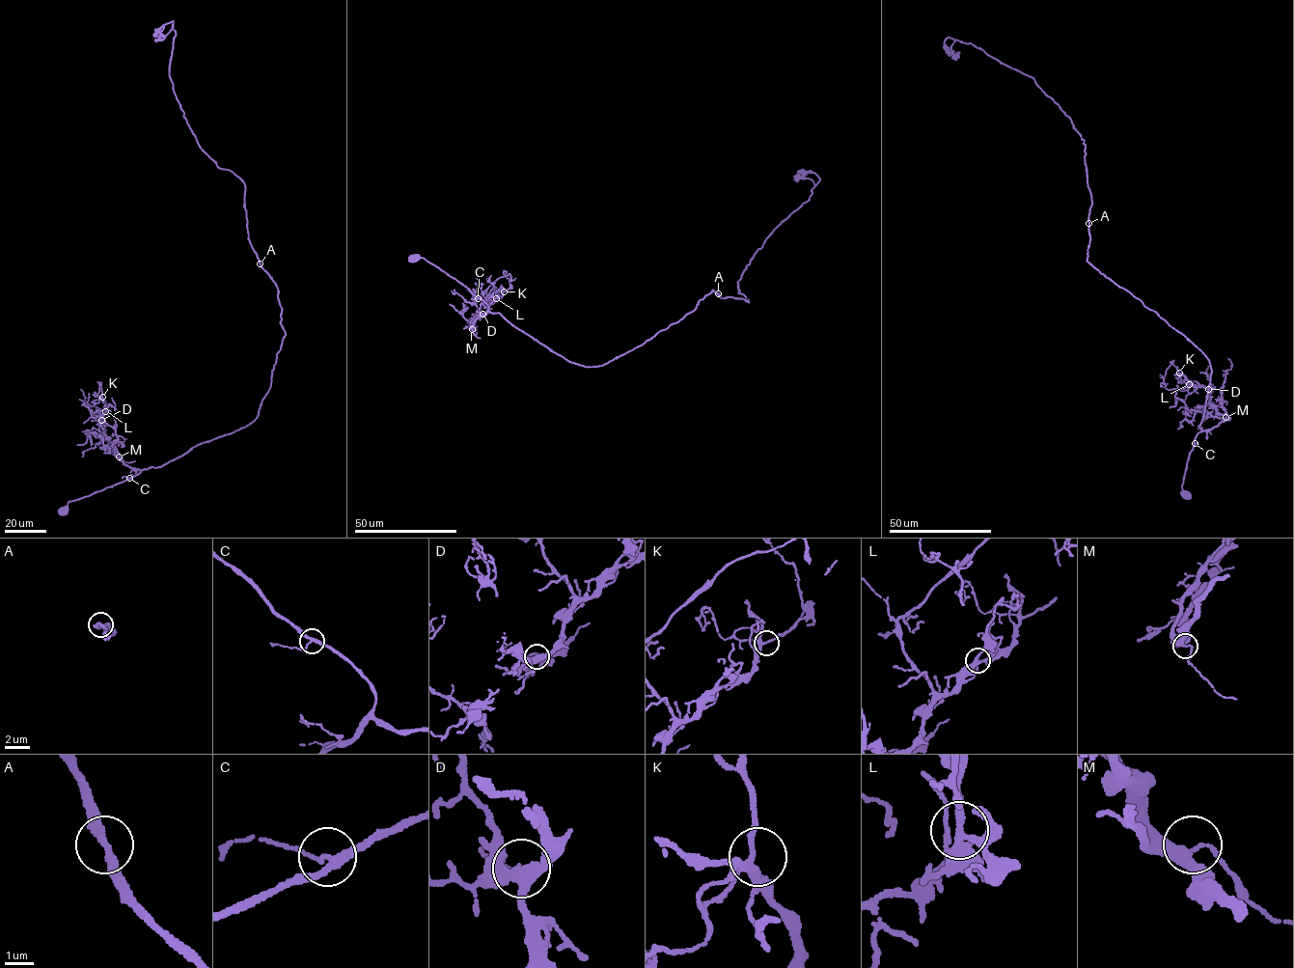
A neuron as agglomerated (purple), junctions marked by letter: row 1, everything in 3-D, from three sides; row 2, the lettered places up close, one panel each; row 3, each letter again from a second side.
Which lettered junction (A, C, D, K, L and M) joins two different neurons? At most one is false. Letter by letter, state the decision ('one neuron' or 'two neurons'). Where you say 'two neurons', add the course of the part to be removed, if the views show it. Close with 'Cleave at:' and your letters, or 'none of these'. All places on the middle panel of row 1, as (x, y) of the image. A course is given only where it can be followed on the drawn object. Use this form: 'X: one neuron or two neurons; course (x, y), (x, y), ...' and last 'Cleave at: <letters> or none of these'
A: one neuron
C: one neuron
D: one neuron
K: one neuron
L: one neuron
M: one neuron
Cleave at: none of these

